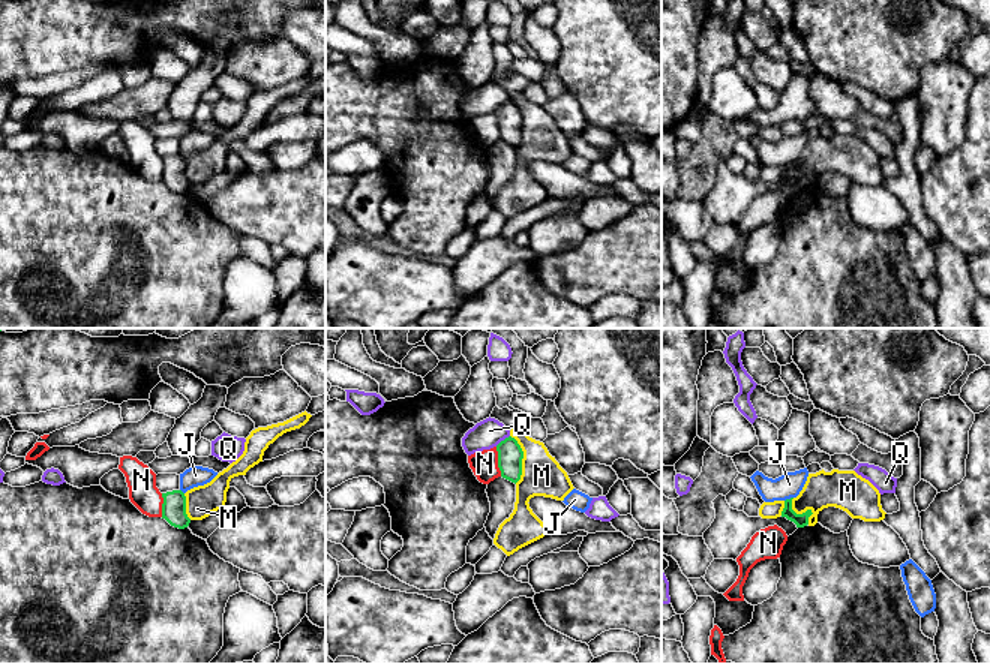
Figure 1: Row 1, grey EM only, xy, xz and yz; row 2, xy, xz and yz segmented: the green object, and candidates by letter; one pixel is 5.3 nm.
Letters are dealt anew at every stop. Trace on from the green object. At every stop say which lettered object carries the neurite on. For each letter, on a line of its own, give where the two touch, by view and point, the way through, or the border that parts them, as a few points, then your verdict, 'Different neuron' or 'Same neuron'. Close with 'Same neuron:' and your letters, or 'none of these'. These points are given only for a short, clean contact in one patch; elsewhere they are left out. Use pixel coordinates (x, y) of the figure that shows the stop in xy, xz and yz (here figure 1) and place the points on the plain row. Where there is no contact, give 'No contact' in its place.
J: Touches green at yz (788, 164). Boundary: yz (792, 161), (785, 165). Different neuron
M: Touches green at xz (522, 122). Boundary: xz (510, 99), (522, 116), (522, 138), (516, 147). Different neuron
N: Touches green at xz (498, 126). Different neuron
Q: Touches green at xz (501, 105). Different neuron
Same neuron: none of these

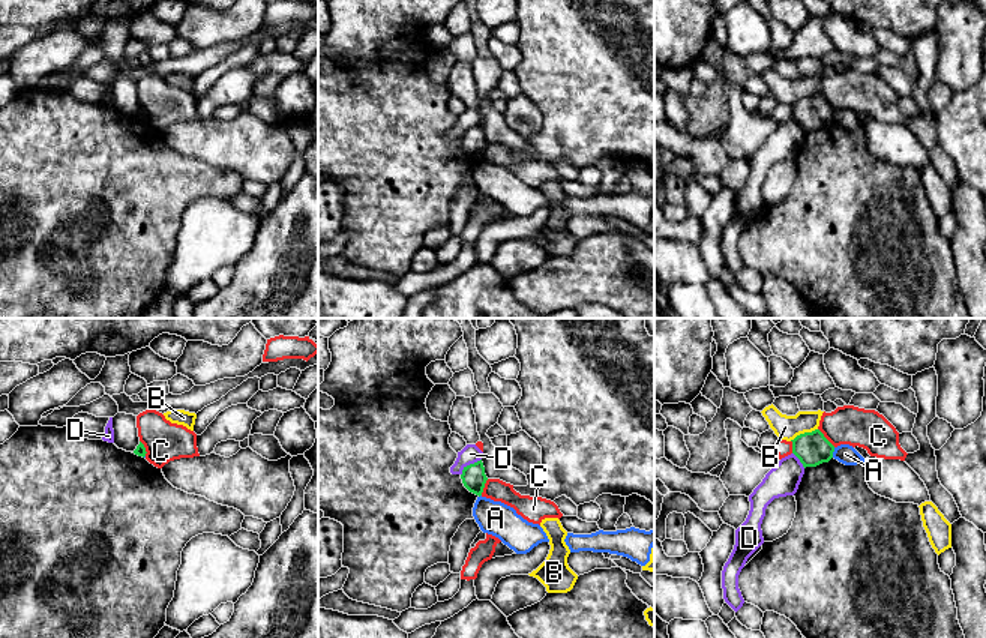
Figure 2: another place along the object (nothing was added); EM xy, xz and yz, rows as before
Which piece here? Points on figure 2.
A: Touches green at yz (833, 114). Boundary: yz (835, 111), (832, 120). Different neuron
B: Touches green at yz (805, 96). Boundary: yz (817, 92), (800, 96), (790, 104). Different neuron
C: Touches green at yz (824, 101). Boundary: yz (818, 92), (835, 110). Different neuron
D: Touches green at xz (470, 128). Different neuron
Same neuron: none of these

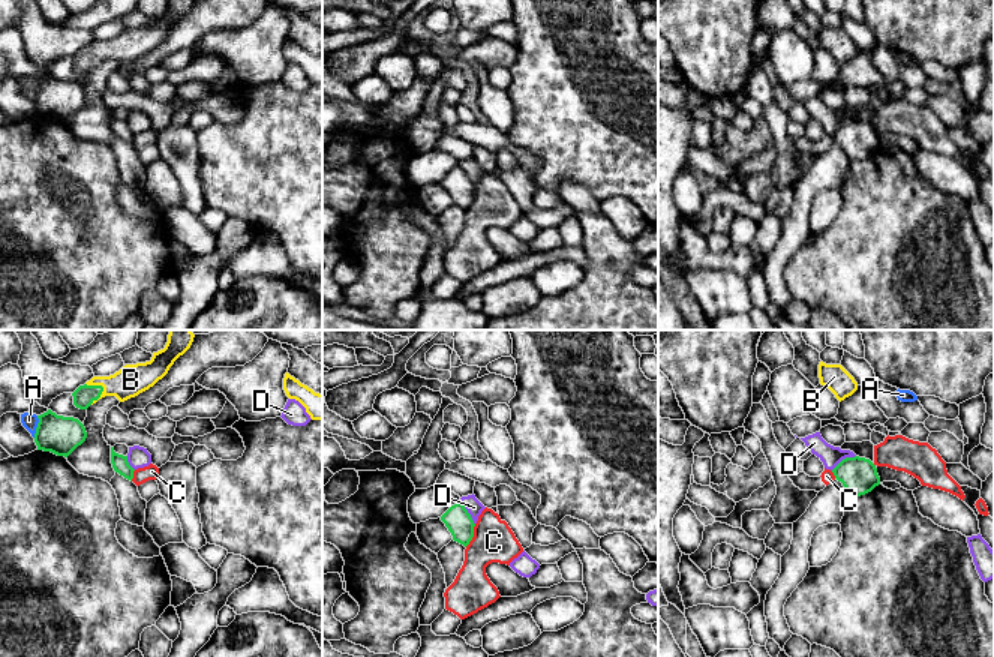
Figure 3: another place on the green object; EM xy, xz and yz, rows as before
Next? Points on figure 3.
A: Touches green at xy (38, 90). Boundary: xy (38, 80), (33, 101). Different neuron
B: Touches green at xy (101, 57). Path across: xy (84, 59), (101, 57), (108, 50), (131, 44). Same neuron
C: Touches green at xz (473, 200). Boundary: xz (476, 188), (473, 203), (465, 210). Different neuron
D: Touches green at yz (843, 123). Boundary: yz (855, 119), (843, 122), (831, 134). Different neuron
Same neuron: B

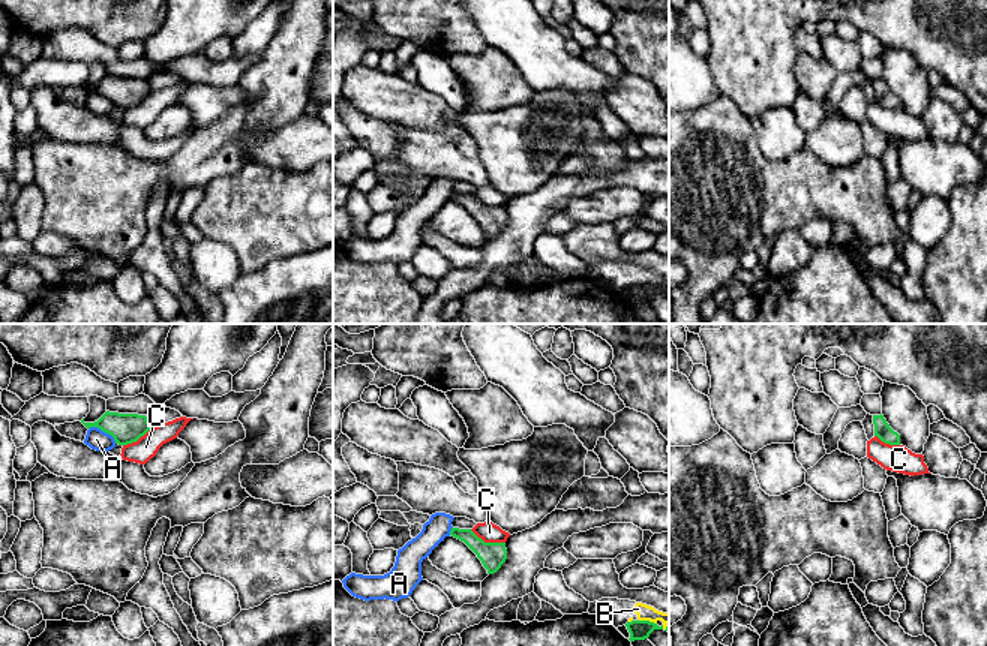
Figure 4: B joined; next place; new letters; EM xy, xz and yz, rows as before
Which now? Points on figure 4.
A: Touches green at xy (104, 95). Boundary: xy (89, 92), (107, 96), (116, 107). Different neuron
B: Touches green at xz (648, 285). Different neuron
C: Touches green at xz (488, 207). Boundary: xz (470, 194), (485, 206), (504, 207). Different neuron
Same neuron: none of these

